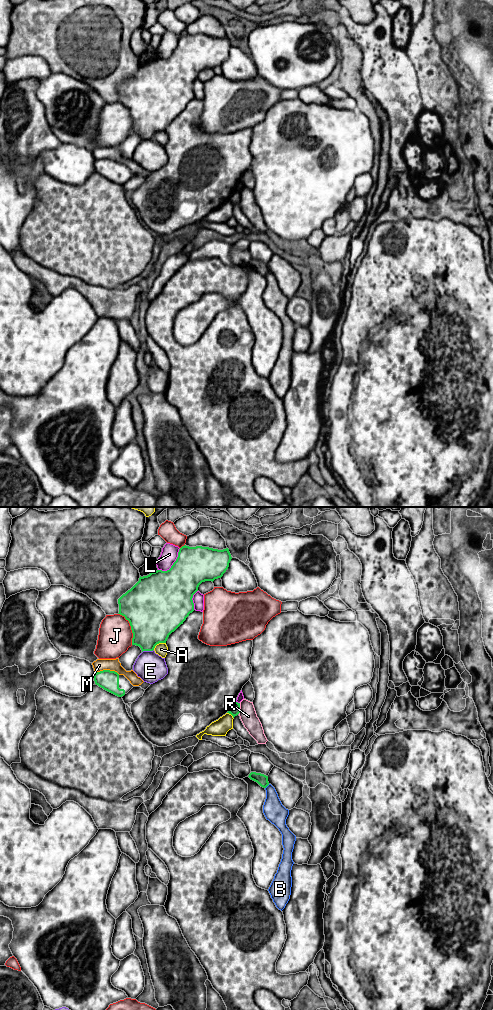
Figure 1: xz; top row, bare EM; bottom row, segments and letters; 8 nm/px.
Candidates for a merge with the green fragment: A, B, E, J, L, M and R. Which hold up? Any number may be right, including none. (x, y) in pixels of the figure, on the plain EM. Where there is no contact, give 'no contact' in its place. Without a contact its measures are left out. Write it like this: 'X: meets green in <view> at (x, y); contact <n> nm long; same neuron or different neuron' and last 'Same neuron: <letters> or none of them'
A: meets green in xz at (158, 131); contact 120 nm long; different neuron
B: meets green in xz at (267, 273); contact 50 nm long; different neuron
E: meets green in xz at (147, 138); contact 100 nm long; different neuron
J: meets green in xz at (131, 116); contact 280 nm long; different neuron
L: meets green in xz at (173, 52); contact 260 nm long; different neuron
M: meets green in xz at (107, 158); contact 200 nm long; different neuron
R: meets green in xz at (239, 196); contact 90 nm long; different neuron
Same neuron: none of them

